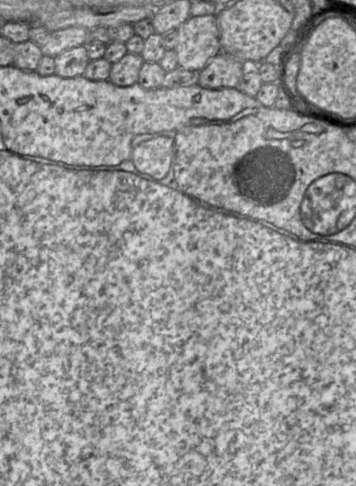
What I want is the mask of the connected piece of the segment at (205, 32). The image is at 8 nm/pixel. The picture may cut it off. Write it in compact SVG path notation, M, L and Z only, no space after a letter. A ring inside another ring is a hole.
M216 14L190 16L177 31L178 43L174 51L179 67L198 73L212 58L222 52Z

